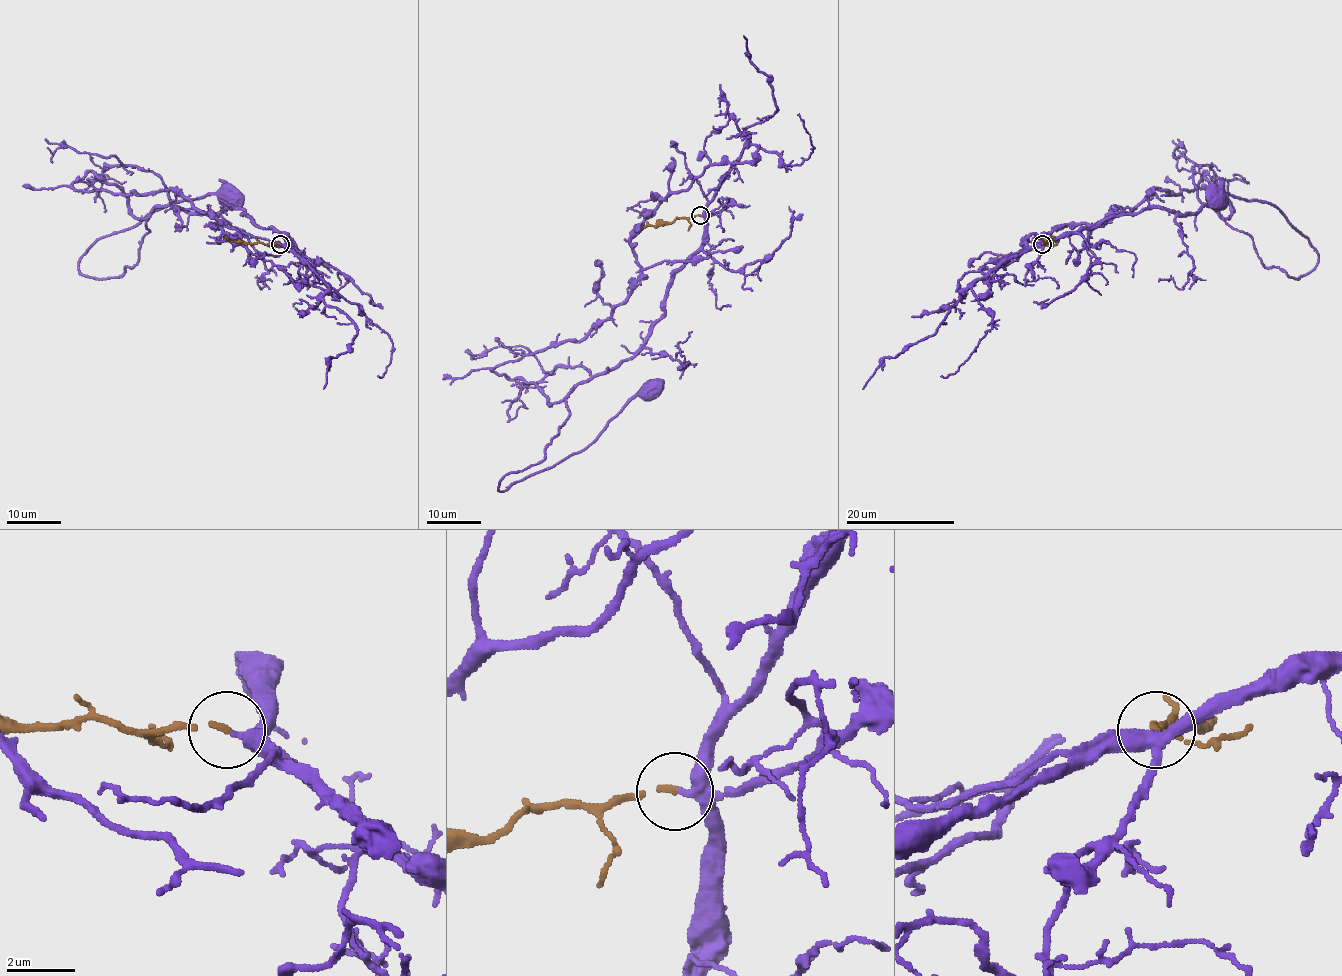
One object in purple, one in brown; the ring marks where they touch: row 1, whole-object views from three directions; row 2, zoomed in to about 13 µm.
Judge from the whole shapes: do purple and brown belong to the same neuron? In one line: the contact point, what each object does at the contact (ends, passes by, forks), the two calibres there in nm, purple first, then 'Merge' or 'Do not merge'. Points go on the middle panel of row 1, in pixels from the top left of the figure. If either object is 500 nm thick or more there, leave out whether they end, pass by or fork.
Place: (700, 215). At the ring purple forks. At the ring brown ends. Thickness 240 nm (purple) against 160 nm. Merge

